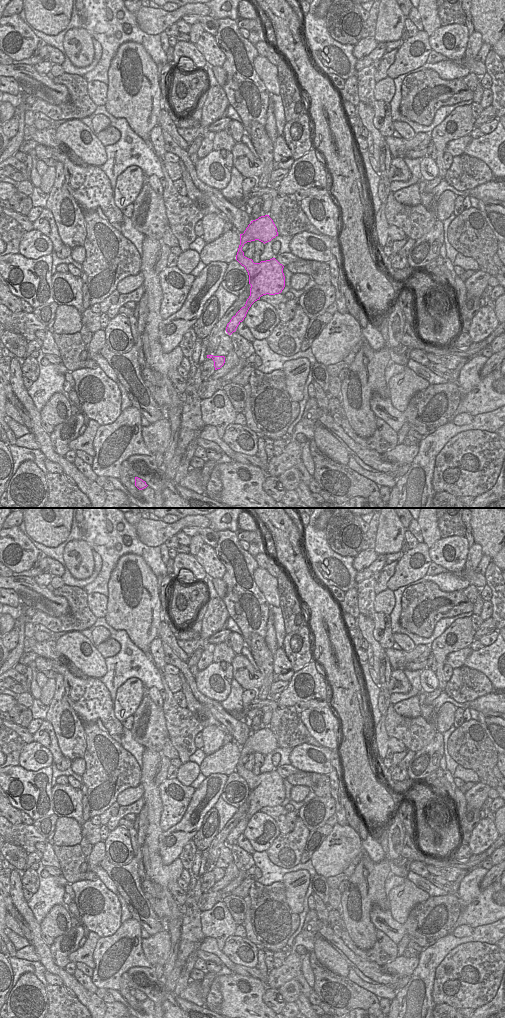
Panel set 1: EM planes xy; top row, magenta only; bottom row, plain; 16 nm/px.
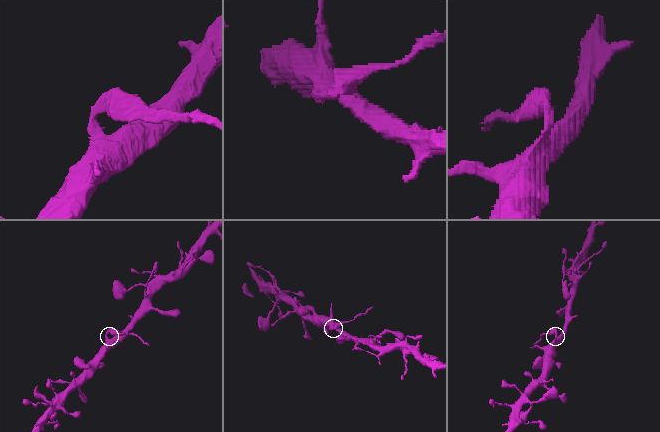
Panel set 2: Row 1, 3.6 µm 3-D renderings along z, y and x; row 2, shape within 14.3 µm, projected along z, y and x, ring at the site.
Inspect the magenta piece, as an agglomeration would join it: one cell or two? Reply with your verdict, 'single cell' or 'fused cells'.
fused cells

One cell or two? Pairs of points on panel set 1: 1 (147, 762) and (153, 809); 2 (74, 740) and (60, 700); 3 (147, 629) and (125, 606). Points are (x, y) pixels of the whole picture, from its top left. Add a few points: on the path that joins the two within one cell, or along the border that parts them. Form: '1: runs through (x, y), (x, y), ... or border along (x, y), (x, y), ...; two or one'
1: runs through (148, 774), (148, 784), (152, 797); one
2: runs through (62, 736), (60, 735), (59, 728), (59, 712); one
3: runs through (141, 623), (131, 612); one

